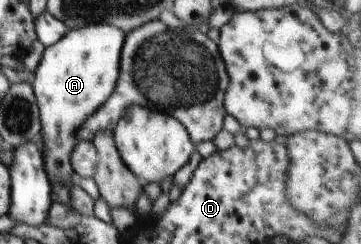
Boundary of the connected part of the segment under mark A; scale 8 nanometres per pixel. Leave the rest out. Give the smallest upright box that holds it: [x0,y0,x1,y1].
[30,23,125,204]

